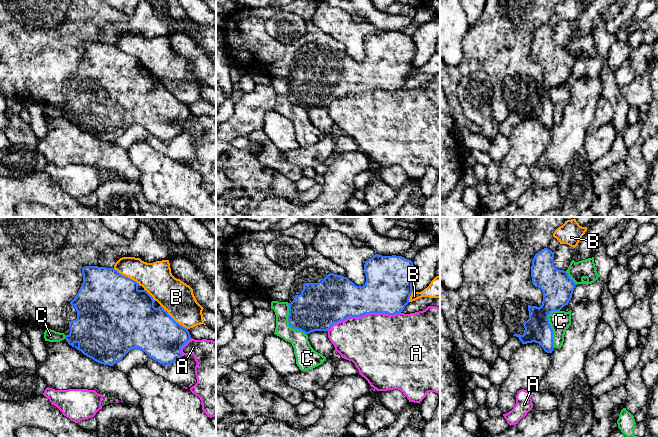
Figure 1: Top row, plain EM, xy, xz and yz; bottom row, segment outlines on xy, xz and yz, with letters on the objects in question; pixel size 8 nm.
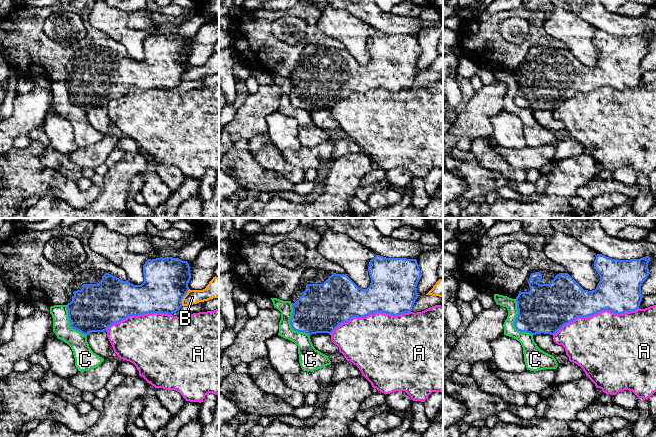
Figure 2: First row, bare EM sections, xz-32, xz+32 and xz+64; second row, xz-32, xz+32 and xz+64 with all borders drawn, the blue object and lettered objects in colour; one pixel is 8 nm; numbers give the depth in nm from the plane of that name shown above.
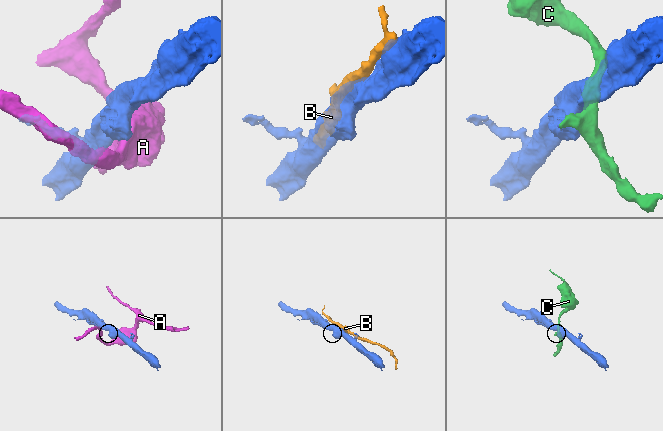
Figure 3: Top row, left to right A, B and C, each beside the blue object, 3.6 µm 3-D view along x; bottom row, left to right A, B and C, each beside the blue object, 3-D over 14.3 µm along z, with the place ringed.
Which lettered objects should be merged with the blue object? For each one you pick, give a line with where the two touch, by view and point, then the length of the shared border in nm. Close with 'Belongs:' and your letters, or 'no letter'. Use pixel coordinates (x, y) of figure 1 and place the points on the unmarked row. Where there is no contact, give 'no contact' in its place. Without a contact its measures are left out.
Belongs: no letter

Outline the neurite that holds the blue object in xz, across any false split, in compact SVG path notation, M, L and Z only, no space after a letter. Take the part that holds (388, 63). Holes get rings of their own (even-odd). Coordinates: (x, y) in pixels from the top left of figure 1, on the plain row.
M375 30L364 40L366 58L357 62L347 53L324 45L304 45L296 51L289 68L288 98L291 104L305 110L327 107L331 102L349 93L361 93L370 89L395 91L401 89L409 79L415 55L413 38L402 32Z

